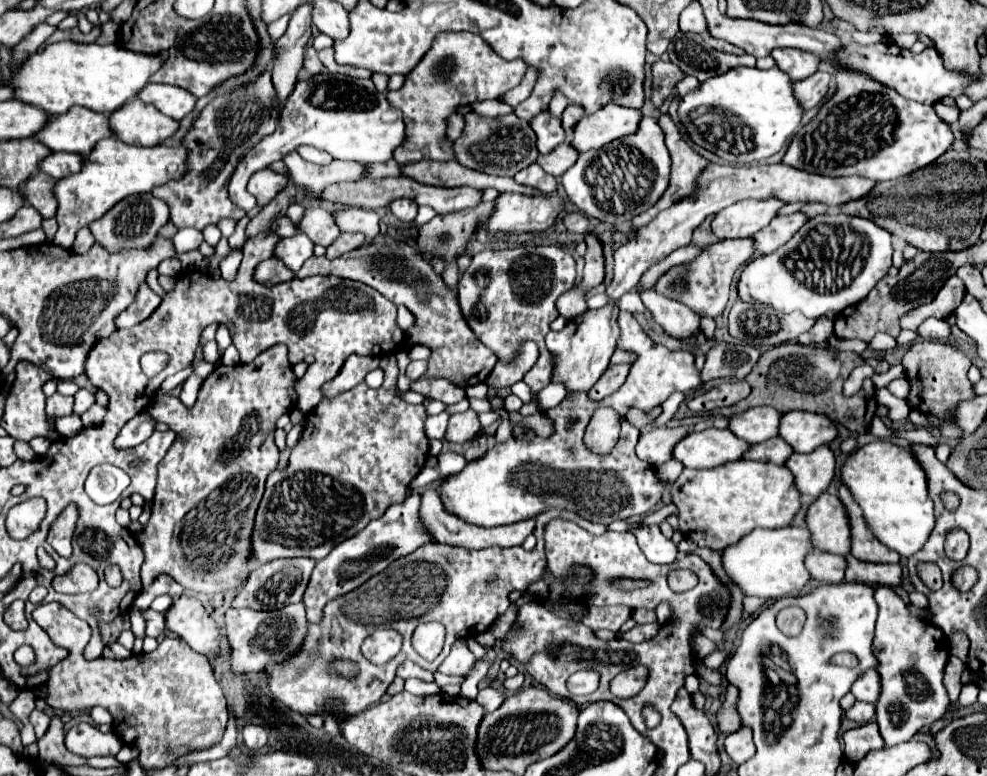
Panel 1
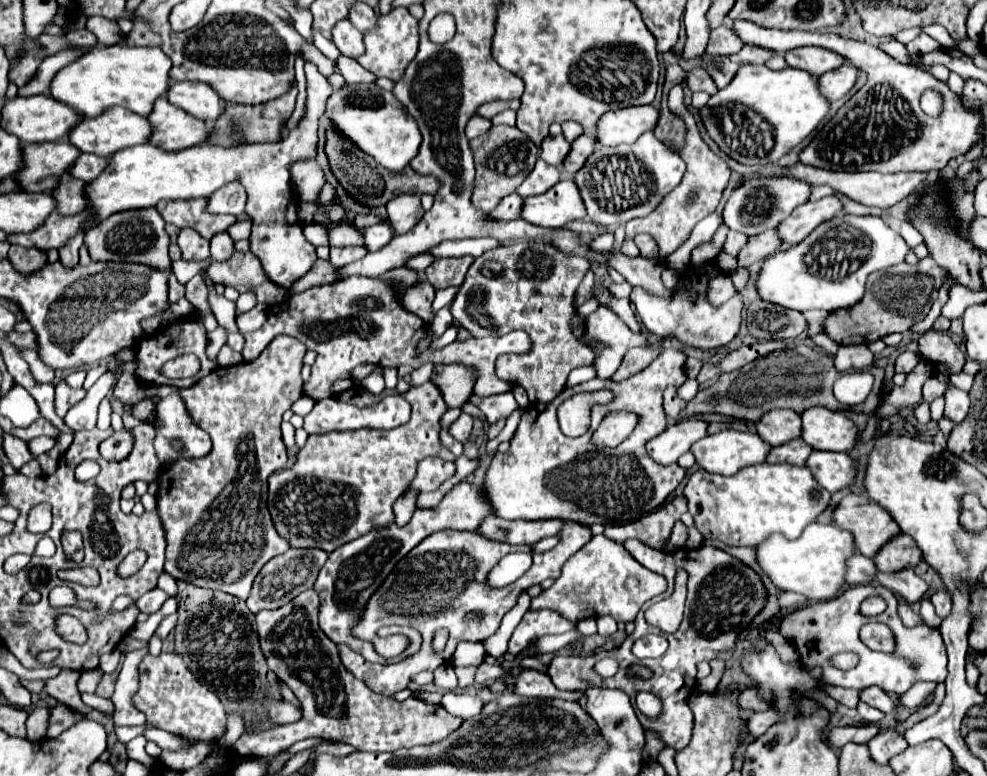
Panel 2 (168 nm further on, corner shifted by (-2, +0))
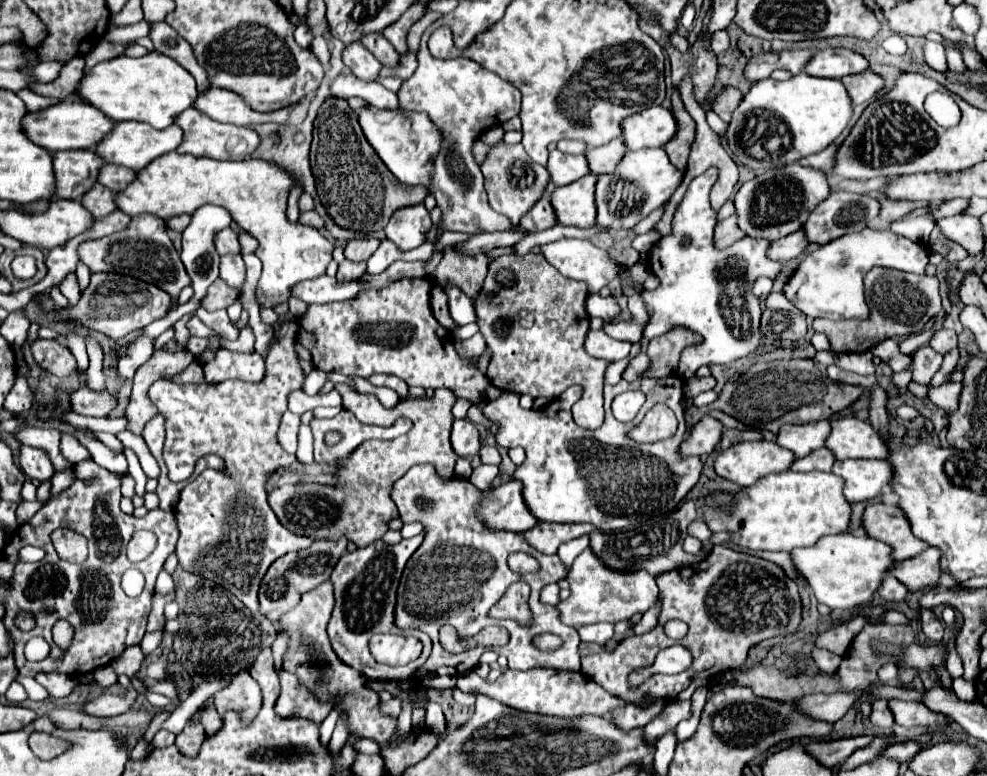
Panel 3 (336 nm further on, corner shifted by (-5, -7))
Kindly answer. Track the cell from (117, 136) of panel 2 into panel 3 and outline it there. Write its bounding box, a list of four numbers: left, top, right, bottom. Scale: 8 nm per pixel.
[97,122,183,170]

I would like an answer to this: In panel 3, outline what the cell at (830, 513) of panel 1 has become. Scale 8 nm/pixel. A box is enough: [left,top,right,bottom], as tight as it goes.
[863,491,929,560]

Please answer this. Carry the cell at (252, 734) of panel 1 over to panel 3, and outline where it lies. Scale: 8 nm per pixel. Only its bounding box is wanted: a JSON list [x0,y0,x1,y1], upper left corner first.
[275,670,339,722]

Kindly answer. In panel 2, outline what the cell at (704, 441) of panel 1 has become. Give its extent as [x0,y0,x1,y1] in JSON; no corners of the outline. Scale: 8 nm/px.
[690,429,772,475]

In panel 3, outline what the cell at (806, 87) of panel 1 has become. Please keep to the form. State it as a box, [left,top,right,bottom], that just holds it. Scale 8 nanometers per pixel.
[841,70,885,104]

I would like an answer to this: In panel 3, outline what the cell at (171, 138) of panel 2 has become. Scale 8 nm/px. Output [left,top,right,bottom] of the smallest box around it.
[177,108,259,160]

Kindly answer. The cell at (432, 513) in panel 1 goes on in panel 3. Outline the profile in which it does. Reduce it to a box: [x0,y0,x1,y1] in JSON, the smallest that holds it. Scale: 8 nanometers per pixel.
[525,522,597,554]

